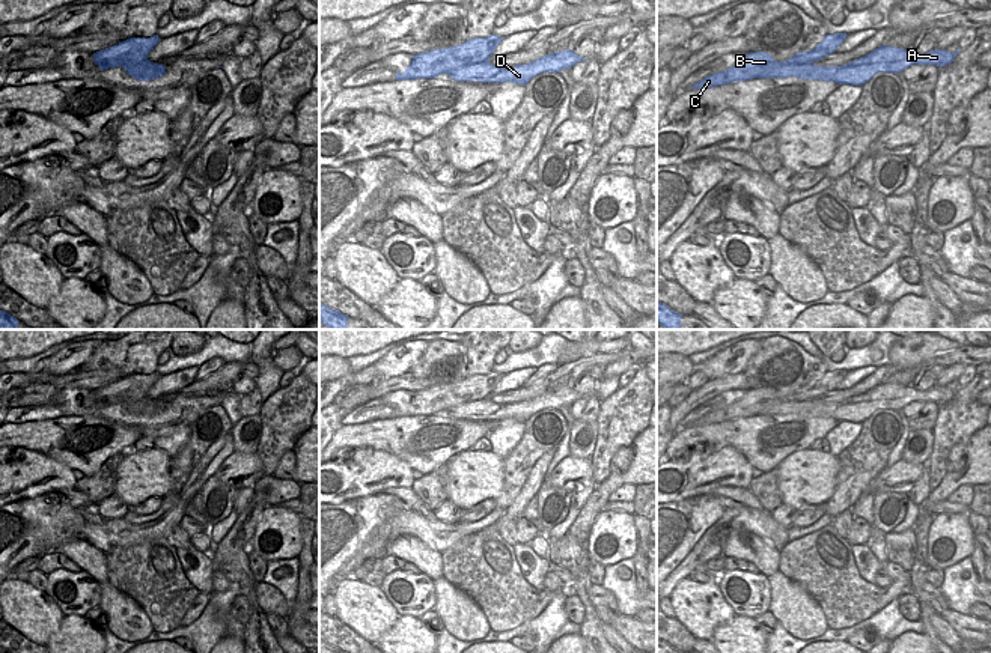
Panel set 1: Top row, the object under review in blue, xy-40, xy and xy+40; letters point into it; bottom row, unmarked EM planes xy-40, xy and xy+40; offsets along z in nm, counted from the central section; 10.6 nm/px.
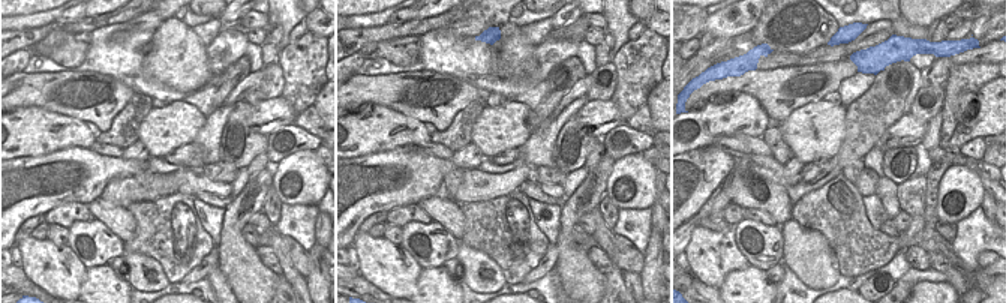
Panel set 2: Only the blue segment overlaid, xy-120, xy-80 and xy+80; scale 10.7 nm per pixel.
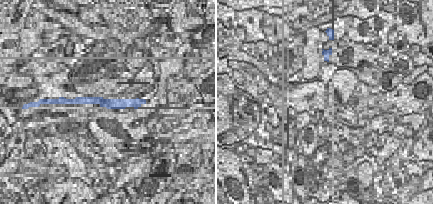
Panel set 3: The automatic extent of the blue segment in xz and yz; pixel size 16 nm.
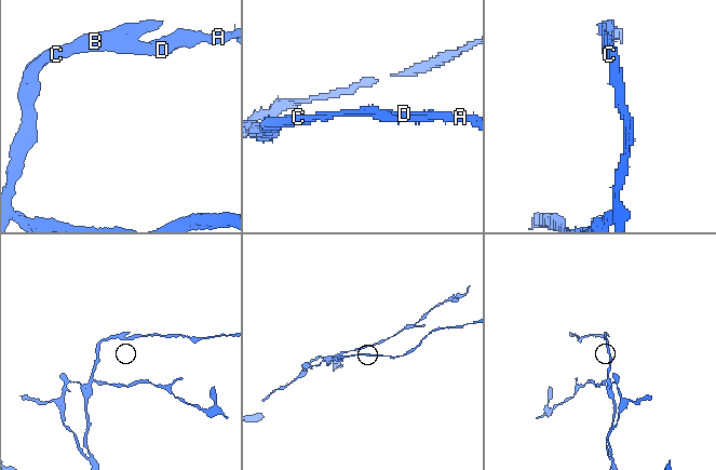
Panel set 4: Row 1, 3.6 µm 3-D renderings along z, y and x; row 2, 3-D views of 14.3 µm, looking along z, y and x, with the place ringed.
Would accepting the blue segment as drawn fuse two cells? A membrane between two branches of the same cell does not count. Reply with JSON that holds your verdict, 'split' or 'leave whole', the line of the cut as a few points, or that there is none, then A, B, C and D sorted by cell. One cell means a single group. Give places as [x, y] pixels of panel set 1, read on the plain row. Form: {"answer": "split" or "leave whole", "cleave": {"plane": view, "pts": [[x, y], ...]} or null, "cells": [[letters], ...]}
{"answer": "split", "cleave": {"plane": "xy", "pts": [[505, 403], [499, 410], [499, 419]]}, "cells": [["A", "D"], ["B", "C"]]}

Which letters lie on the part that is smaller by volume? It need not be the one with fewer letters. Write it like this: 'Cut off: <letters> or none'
Cut off: A, D

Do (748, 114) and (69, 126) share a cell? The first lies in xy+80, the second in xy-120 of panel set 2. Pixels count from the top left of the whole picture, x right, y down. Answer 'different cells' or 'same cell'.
same cell

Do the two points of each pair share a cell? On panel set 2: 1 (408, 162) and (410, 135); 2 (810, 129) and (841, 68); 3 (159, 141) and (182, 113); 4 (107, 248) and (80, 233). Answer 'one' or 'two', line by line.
1: two
2: two
3: one
4: one

